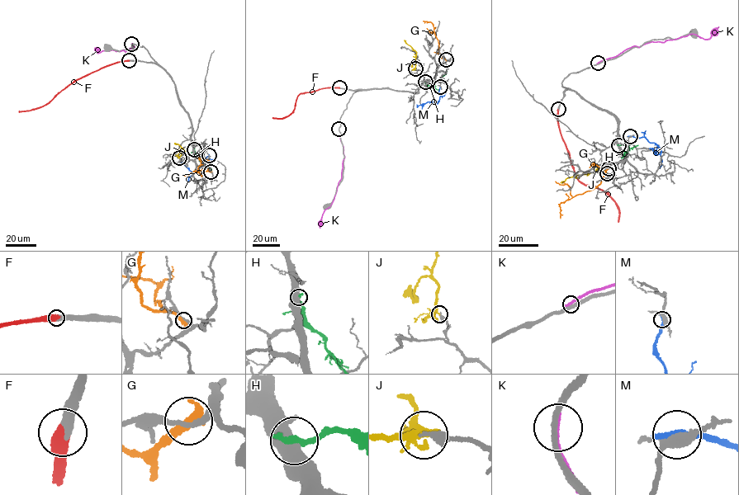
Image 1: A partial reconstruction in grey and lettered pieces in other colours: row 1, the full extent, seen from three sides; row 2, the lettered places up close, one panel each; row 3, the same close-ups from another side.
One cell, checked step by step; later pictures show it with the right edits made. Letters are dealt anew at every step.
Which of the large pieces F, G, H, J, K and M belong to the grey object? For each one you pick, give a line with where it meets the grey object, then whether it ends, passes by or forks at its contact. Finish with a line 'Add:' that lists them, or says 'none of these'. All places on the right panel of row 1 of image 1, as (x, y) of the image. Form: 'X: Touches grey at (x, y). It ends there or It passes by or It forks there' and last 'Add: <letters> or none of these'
F: Touches grey at (558, 109). It ends there
Add: F

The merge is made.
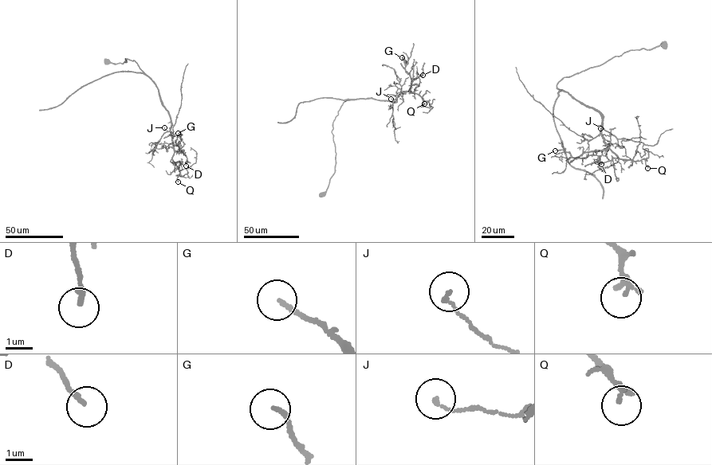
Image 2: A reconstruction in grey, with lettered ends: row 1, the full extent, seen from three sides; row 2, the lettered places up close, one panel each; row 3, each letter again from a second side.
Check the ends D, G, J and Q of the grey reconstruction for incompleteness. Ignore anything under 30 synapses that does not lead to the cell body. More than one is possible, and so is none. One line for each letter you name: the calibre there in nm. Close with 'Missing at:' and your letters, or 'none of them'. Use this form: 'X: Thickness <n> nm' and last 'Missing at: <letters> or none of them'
Missing at: none of them

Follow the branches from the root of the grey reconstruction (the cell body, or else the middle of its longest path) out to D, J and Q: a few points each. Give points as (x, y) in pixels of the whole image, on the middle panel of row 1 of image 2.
D: (322, 194), (335, 172), (332, 123), (344, 102), (367, 98), (395, 101), (410, 88), (411, 80), (422, 75)
J: (322, 194), (335, 172), (332, 123), (343, 103), (367, 98), (393, 102), (397, 98), (391, 99)
Q: (322, 194), (335, 172), (332, 123), (344, 102), (367, 98), (393, 102), (407, 91), (422, 98), (424, 103)

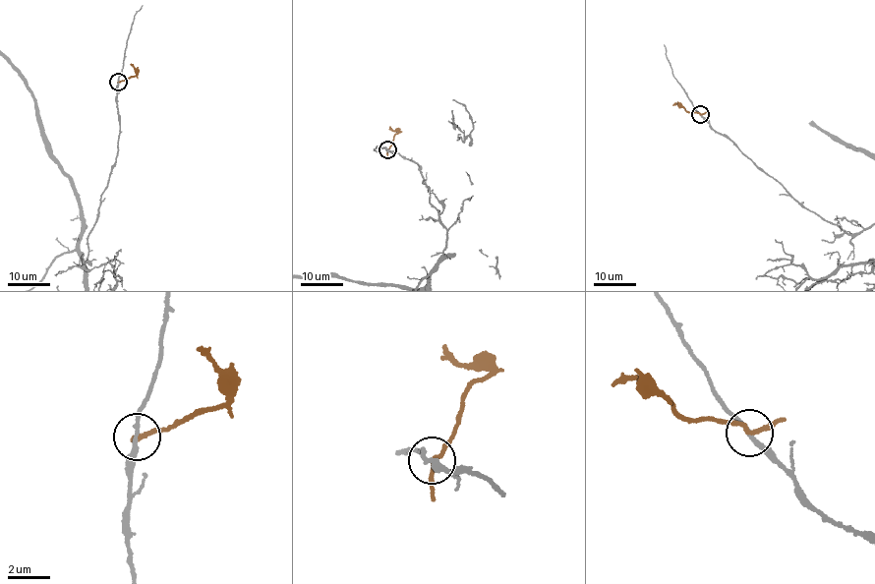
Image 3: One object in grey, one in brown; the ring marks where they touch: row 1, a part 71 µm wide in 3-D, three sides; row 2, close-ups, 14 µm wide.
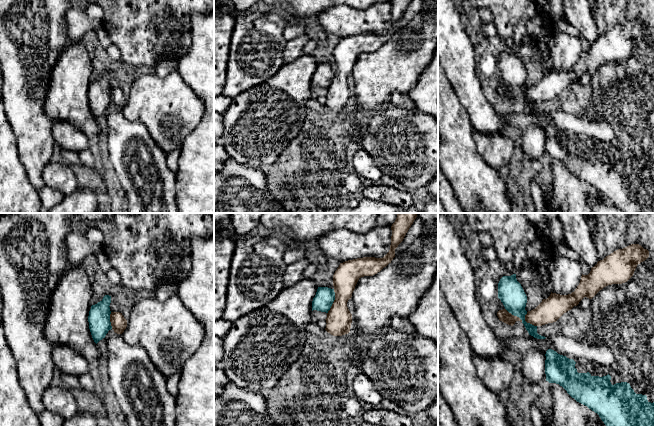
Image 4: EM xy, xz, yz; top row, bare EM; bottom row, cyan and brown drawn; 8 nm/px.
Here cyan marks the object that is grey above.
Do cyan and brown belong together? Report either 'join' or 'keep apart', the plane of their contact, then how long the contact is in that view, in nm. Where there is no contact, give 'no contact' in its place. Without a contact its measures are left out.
keep apart; contact in xz; length 200 nm

